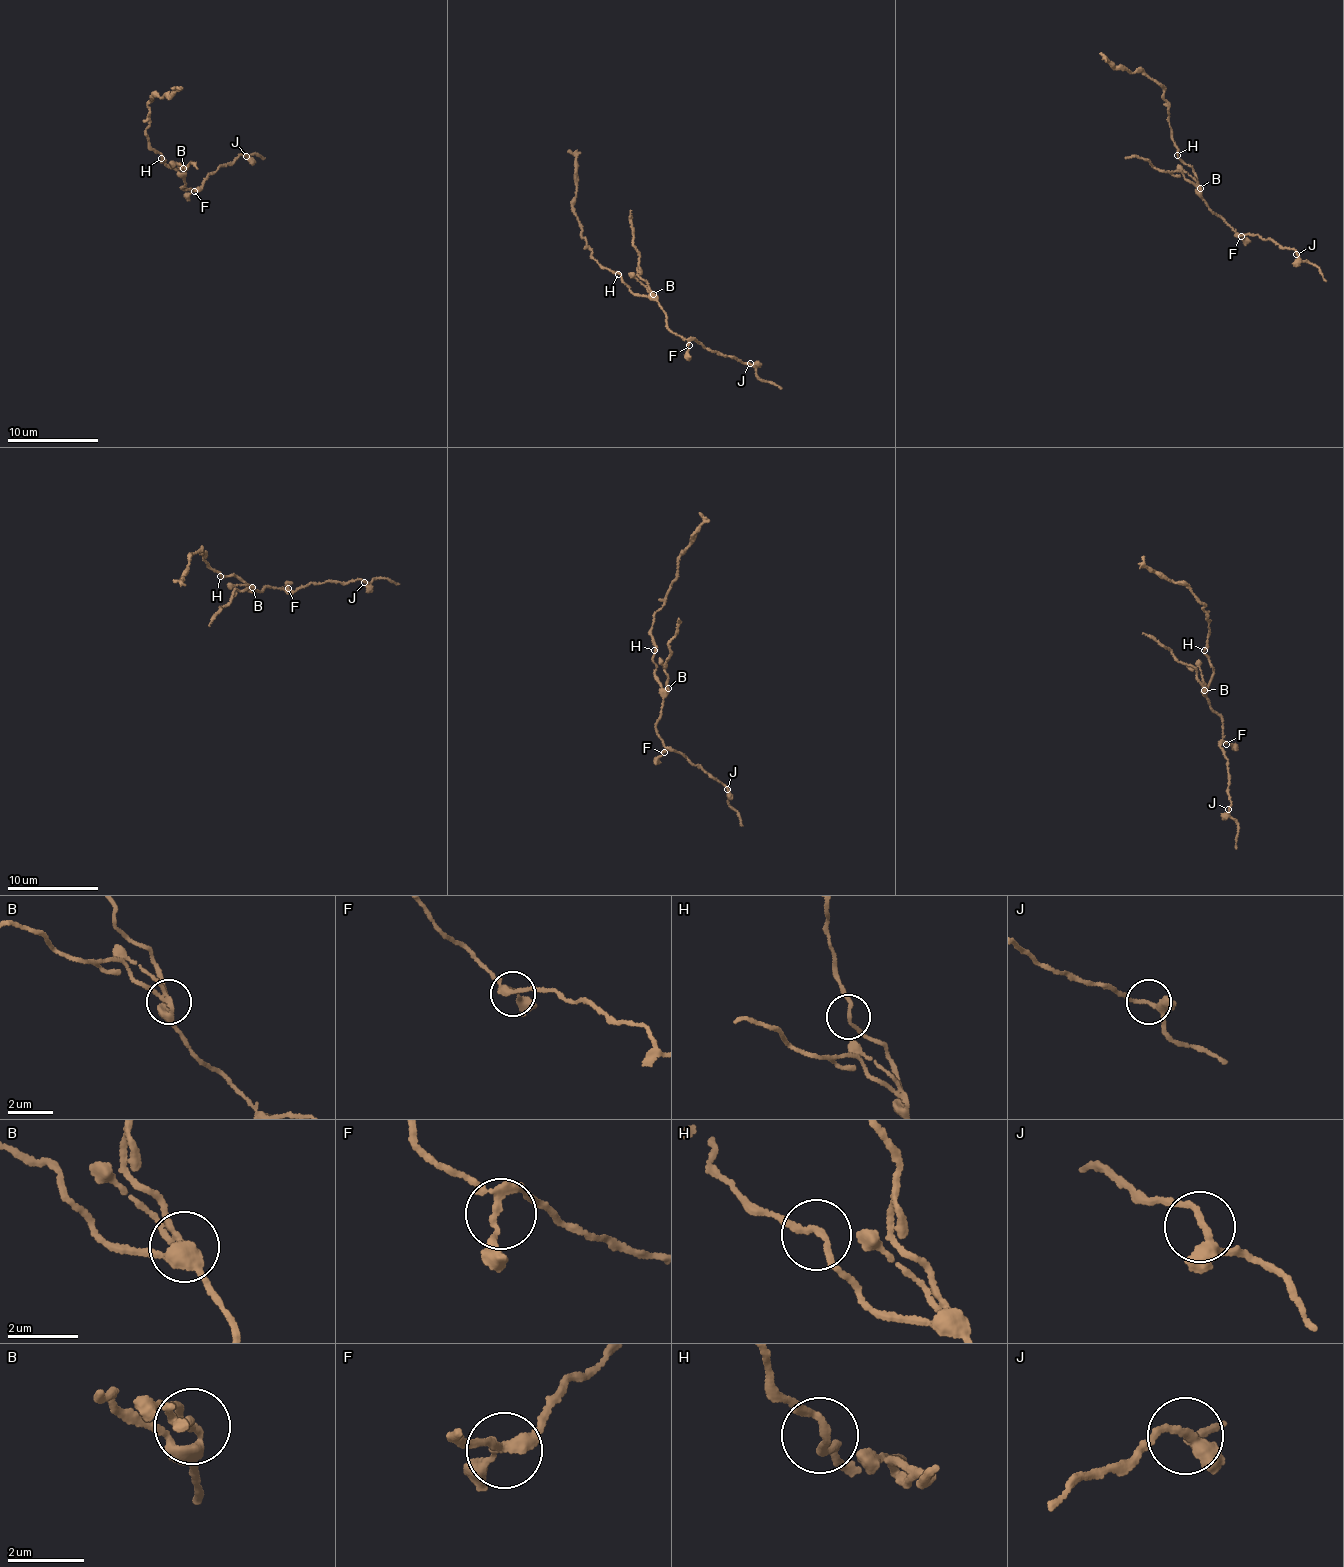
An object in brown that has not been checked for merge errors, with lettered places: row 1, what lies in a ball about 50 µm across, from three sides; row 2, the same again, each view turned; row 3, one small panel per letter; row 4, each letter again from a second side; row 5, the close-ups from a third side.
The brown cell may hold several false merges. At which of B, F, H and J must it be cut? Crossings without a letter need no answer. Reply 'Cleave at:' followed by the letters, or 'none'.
Cleave at: B

